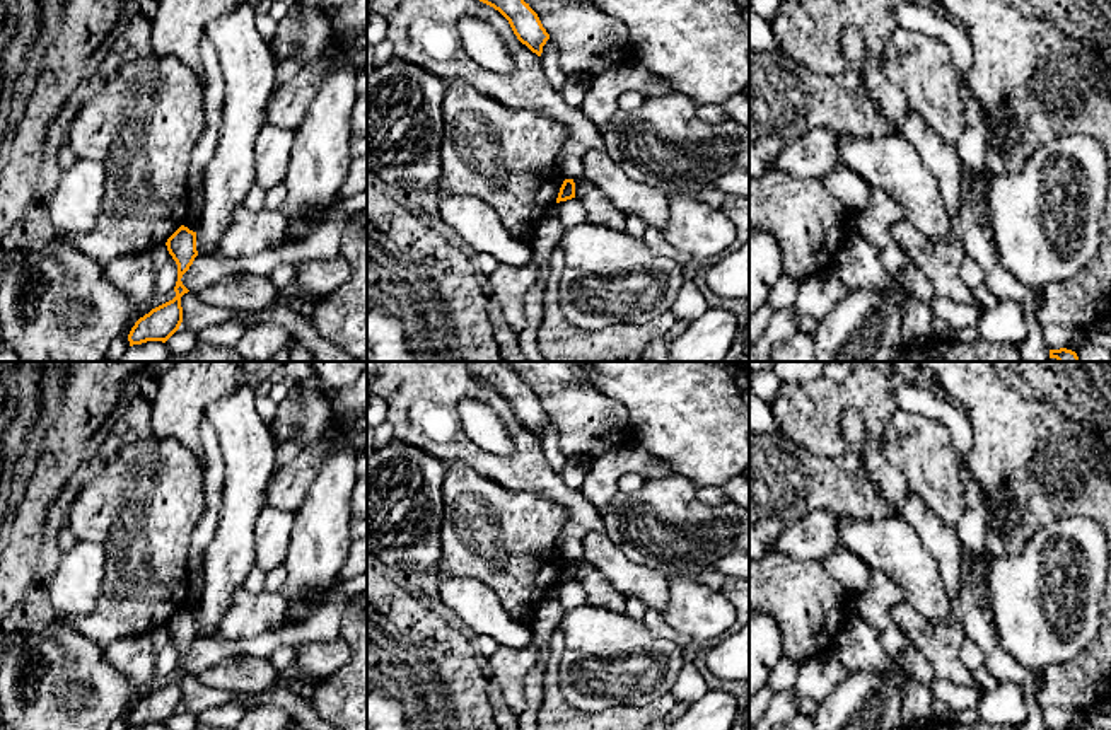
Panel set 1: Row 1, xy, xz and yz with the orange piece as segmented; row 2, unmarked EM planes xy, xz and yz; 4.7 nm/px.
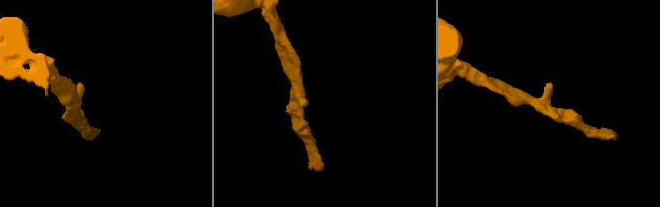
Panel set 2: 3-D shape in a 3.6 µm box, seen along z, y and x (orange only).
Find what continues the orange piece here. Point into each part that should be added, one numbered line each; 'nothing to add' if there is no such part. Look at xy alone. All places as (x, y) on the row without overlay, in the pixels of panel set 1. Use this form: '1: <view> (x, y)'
nothing to add

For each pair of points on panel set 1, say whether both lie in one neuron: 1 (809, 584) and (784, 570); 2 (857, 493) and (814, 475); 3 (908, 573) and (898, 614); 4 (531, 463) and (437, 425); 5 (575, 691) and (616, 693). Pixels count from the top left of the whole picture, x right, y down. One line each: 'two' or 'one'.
1: one
2: one
3: two
4: one
5: one

